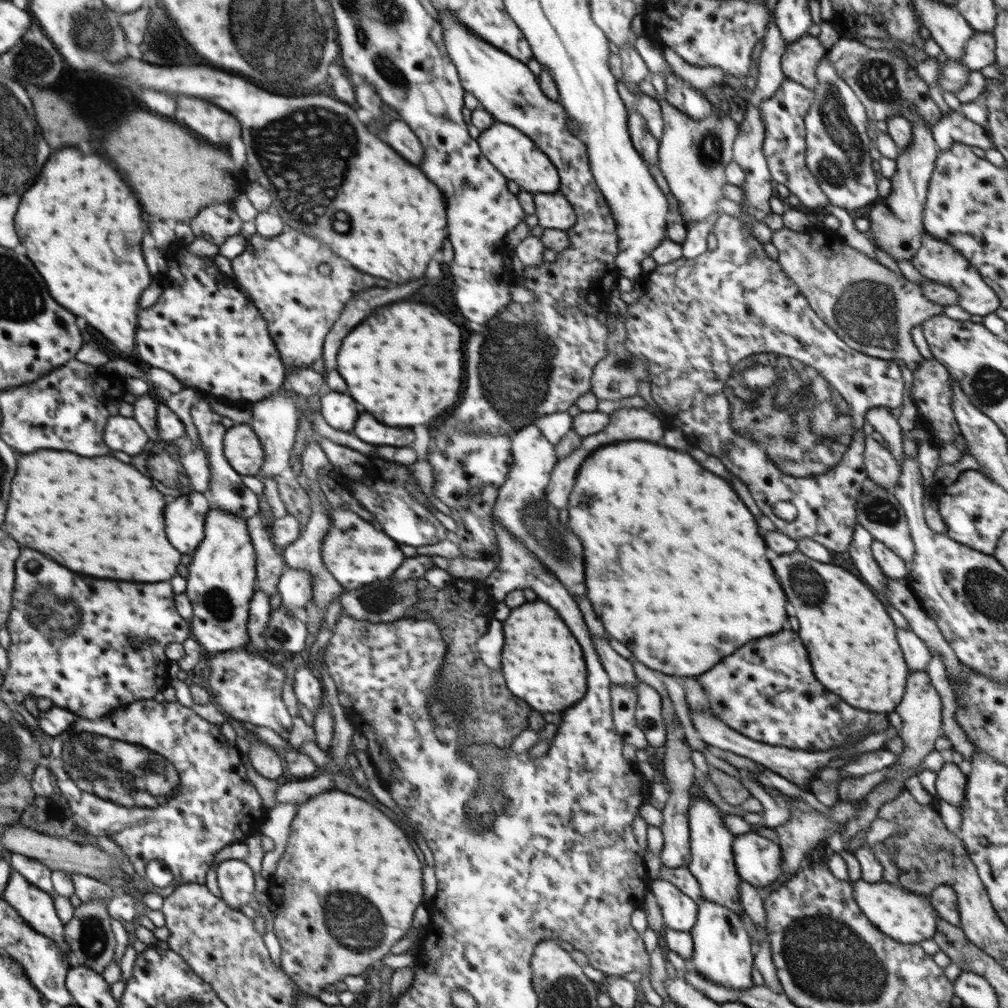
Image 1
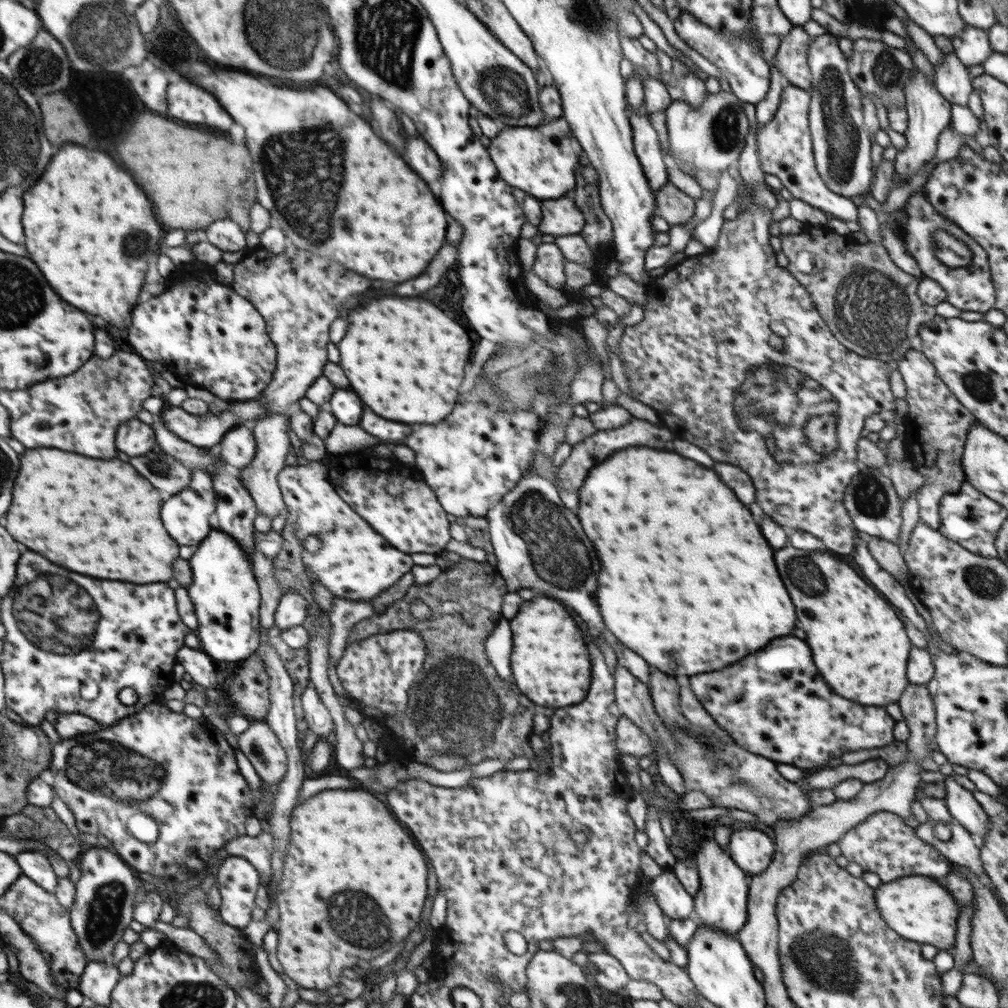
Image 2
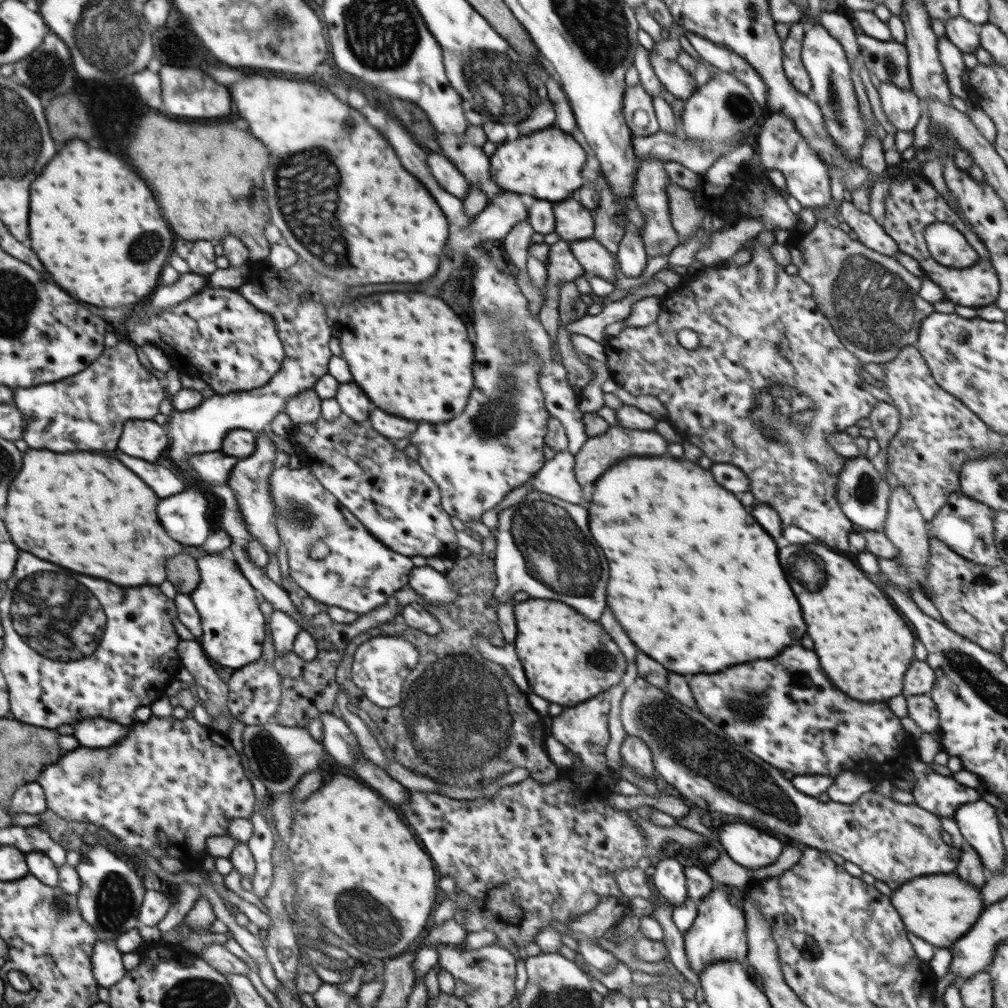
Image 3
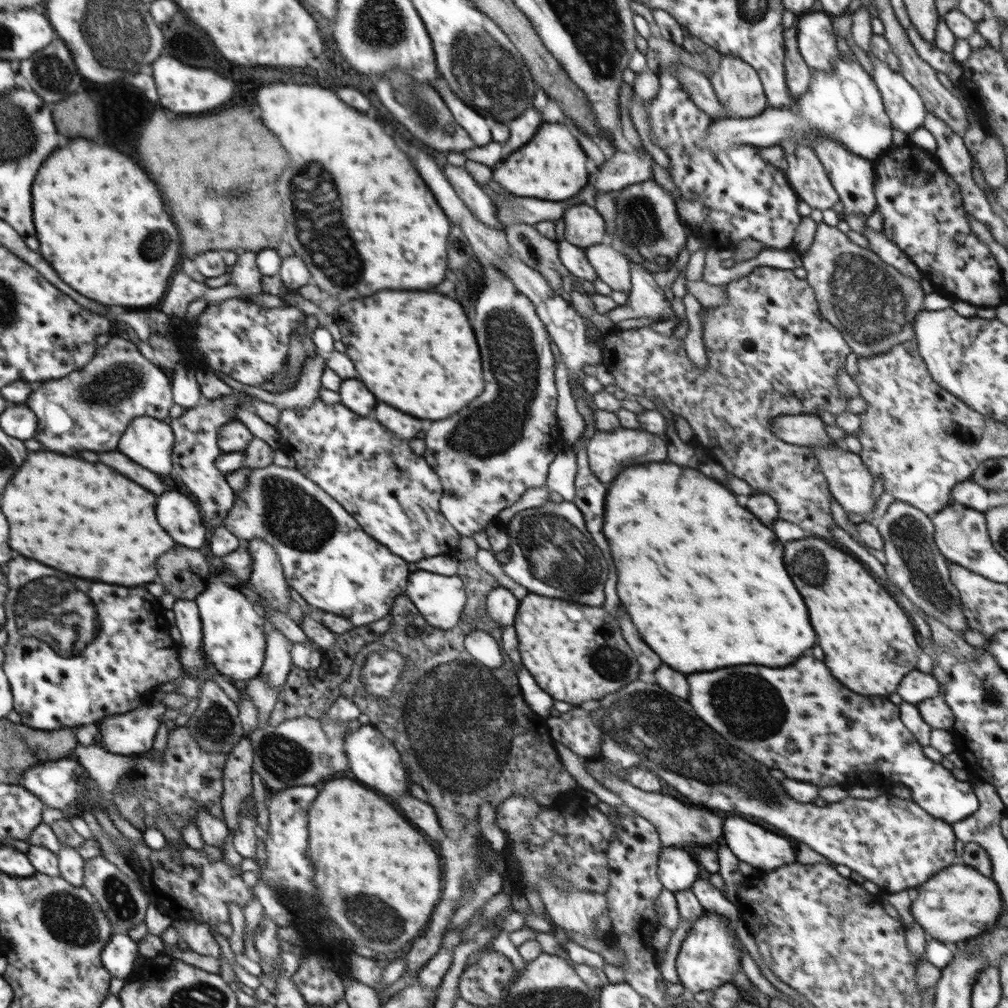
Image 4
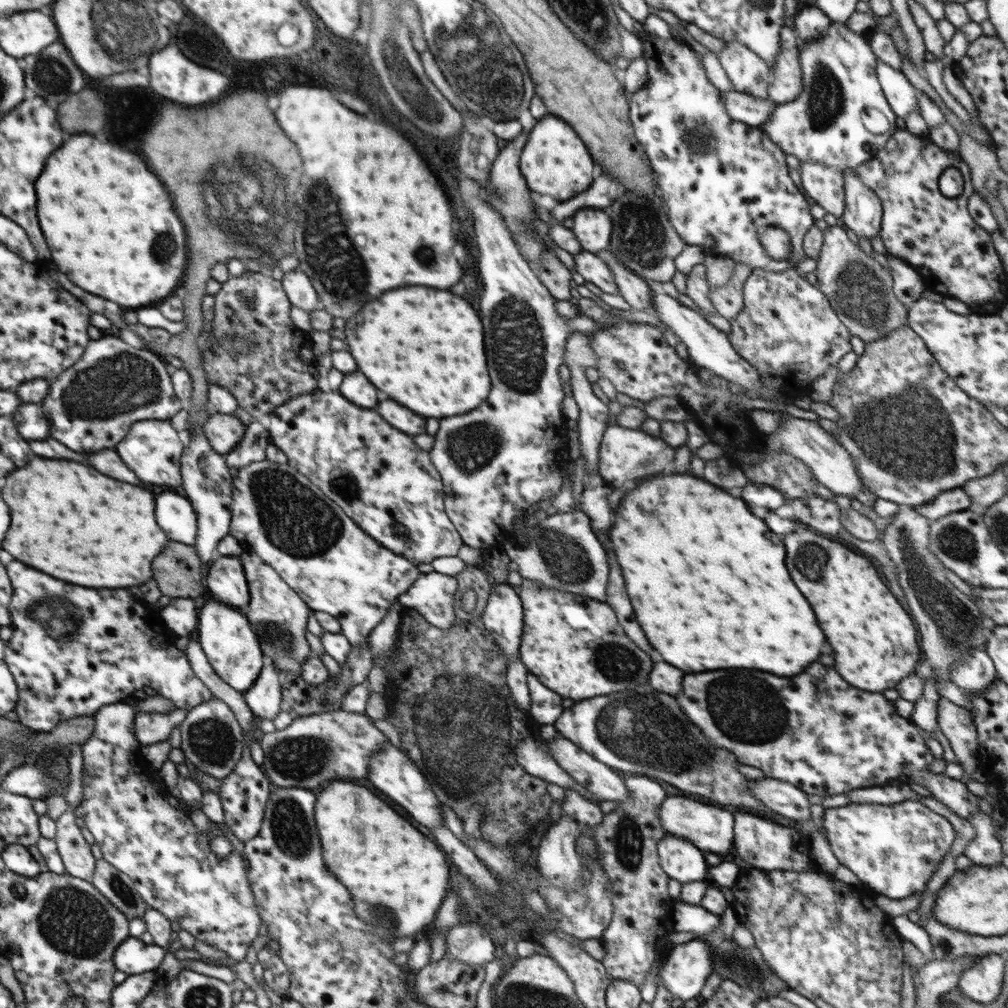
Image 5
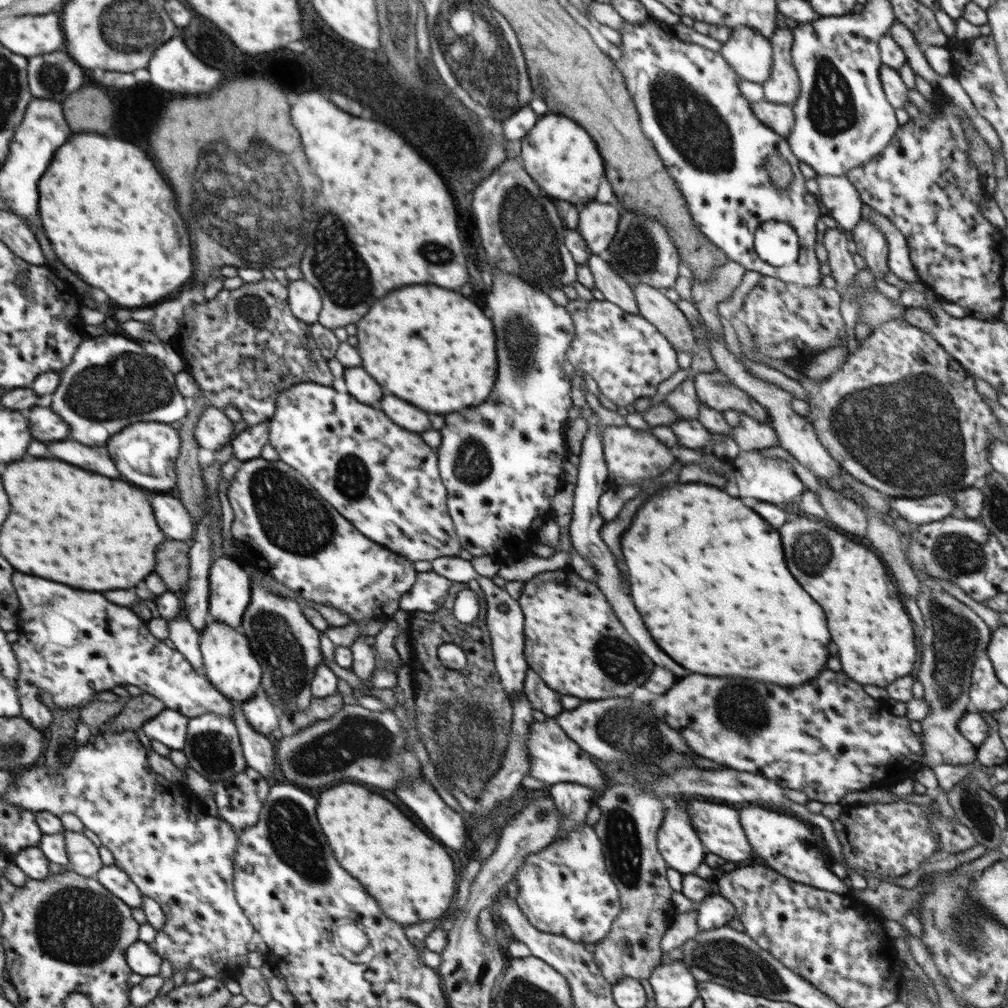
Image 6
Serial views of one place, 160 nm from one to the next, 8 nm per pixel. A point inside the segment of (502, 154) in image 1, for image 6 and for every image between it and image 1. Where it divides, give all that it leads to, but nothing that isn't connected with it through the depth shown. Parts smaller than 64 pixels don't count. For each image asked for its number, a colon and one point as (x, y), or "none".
2: (541, 161)
3: (546, 165)
4: (552, 166)
5: (555, 161)
6: (558, 154)

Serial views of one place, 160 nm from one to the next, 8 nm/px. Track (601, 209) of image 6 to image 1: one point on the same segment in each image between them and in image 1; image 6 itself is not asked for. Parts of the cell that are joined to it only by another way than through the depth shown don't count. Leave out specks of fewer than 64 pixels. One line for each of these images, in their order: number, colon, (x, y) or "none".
1: (553, 210)
2: (561, 216)
3: (573, 222)
4: (585, 226)
5: (593, 227)

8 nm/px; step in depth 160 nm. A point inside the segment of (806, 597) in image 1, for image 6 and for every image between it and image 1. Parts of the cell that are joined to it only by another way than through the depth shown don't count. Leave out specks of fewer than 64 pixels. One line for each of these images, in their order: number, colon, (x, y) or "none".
2: (860, 646)
3: (864, 646)
4: (861, 629)
5: (874, 640)
6: (874, 636)

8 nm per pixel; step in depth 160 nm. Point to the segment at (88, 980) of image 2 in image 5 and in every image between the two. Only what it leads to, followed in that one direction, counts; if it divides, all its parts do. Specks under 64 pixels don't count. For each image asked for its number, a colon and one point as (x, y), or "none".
3: (107, 966)
4: (118, 957)
5: (132, 956)

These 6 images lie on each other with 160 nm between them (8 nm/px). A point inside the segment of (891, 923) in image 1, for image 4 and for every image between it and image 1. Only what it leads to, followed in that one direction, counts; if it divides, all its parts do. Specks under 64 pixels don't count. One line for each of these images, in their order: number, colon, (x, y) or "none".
2: (918, 908)
3: (940, 909)
4: (958, 904)

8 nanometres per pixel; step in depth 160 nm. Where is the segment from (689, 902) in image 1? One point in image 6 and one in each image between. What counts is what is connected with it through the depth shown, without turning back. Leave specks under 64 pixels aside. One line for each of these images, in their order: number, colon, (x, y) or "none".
2: (671, 896)
3: (667, 878)
4: (677, 870)
5: (679, 859)
6: (678, 843)

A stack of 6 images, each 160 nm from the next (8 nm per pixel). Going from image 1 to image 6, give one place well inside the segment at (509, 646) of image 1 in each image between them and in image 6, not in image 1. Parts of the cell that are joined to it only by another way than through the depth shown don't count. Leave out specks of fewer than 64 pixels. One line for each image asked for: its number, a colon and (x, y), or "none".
2: (552, 666)
3: (563, 656)
4: (576, 653)
5: (576, 647)
6: (572, 638)

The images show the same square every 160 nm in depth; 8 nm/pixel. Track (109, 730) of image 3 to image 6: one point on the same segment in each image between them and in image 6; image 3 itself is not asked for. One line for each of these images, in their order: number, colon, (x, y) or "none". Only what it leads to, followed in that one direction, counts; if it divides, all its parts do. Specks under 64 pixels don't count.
4: (131, 733)
5: (149, 728)
6: (170, 727)

